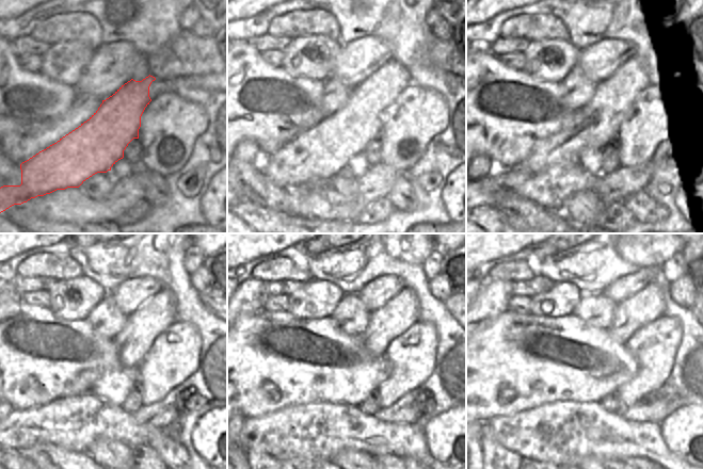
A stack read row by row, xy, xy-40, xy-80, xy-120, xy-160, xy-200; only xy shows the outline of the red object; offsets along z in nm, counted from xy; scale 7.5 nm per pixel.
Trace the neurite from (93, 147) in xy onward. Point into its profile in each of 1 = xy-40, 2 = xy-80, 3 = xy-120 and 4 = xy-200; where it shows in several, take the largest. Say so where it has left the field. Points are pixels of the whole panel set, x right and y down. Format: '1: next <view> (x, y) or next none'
1: next xy-40 (321, 151)
2: next xy-80 (612, 98)
3: next xy-120 (142, 327)
4: next xy-200 (644, 307)

